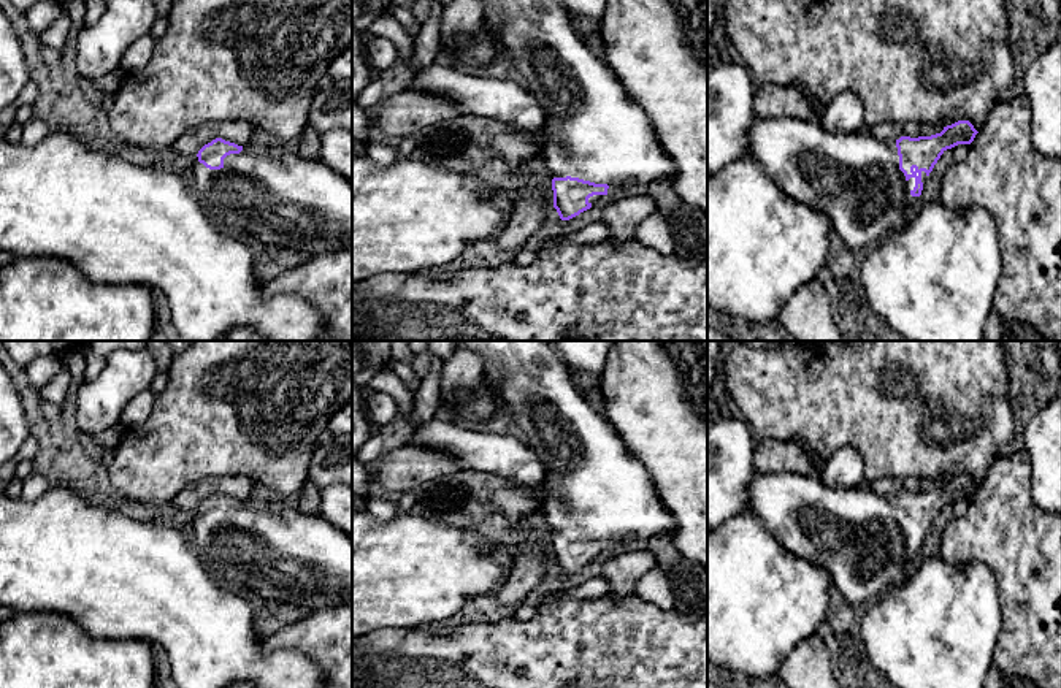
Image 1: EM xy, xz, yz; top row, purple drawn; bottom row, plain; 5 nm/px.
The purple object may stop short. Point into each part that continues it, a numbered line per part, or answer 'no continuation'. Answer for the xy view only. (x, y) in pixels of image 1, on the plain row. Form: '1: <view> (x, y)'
1: xy (275, 554)

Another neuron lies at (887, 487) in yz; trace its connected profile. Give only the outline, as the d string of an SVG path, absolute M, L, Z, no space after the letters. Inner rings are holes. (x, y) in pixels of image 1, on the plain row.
M909 477L909 479L879 479L868 484L875 493L882 496L896 498L901 491L918 493L920 491L920 480Z

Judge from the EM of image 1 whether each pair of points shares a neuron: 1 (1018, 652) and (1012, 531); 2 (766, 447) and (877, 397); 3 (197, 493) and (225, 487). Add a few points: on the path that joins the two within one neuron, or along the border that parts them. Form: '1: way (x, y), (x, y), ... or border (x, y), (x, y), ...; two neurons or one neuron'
1: way (1018, 622), (1015, 561); one neuron
2: border (762, 436), (798, 441), (814, 458); two neurons
3: way (203, 489), (219, 487); one neuron

